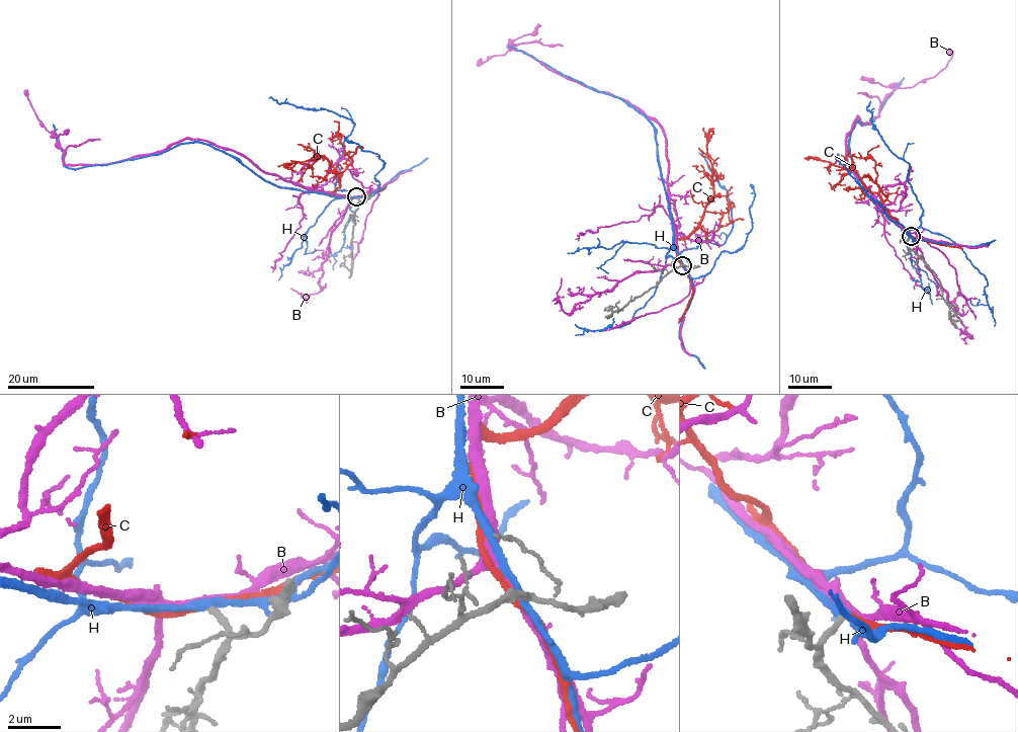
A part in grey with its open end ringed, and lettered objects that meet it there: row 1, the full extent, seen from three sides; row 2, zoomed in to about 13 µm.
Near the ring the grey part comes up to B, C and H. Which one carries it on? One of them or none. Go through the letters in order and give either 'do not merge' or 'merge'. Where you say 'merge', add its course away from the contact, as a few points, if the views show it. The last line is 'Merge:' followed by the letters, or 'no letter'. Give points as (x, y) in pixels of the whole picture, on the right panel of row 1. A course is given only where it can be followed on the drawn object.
B: merge | via (911, 236), (851, 171), (846, 137), (859, 116), (870, 125), (898, 88), (945, 67), (948, 49)
C: do not merge
H: do not merge
Merge: B

